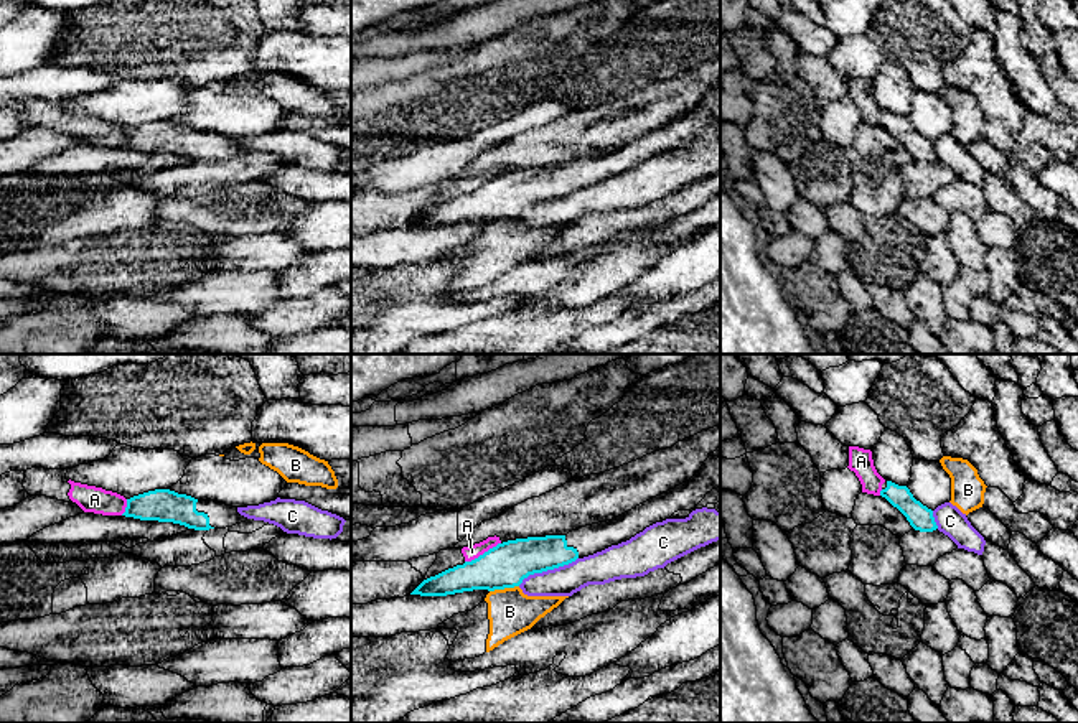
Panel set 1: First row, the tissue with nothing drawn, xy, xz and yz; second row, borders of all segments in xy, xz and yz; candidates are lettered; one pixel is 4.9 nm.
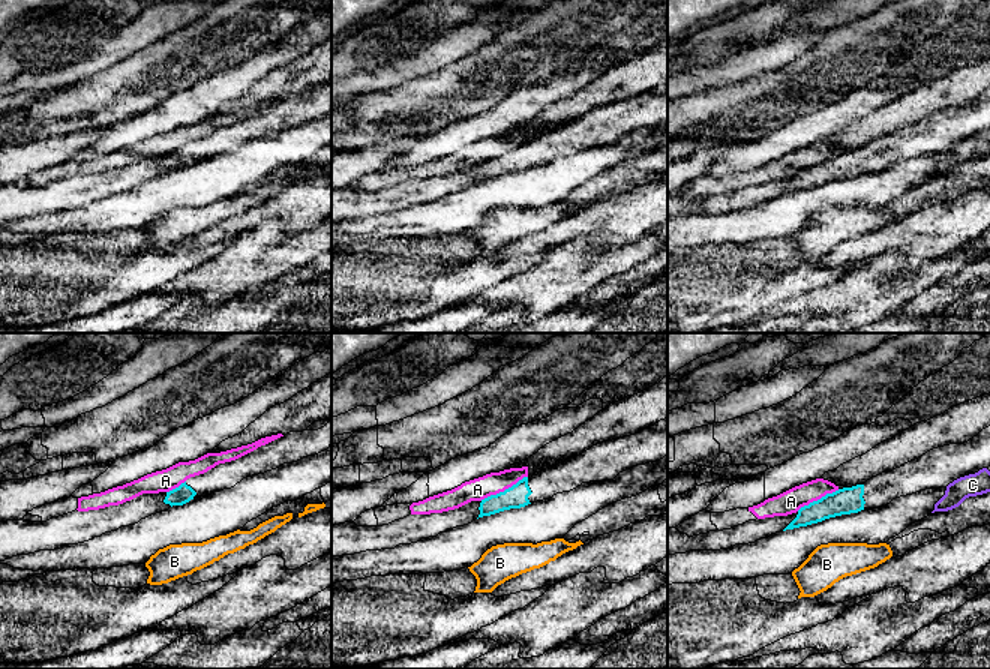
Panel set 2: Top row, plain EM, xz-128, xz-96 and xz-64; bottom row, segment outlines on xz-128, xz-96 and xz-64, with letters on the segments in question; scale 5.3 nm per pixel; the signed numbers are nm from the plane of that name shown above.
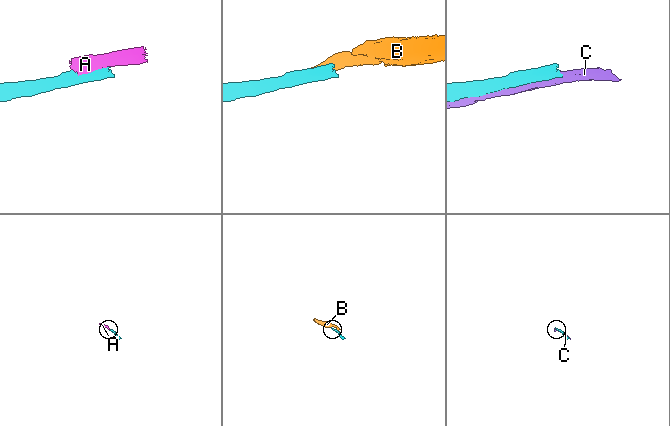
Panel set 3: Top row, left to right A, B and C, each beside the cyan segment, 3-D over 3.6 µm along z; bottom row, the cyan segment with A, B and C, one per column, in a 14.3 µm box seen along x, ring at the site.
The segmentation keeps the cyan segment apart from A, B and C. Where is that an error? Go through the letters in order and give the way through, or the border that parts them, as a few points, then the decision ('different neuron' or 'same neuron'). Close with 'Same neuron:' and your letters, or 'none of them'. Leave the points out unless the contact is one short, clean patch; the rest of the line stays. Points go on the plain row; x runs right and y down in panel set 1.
A: different neuron
B: border xz (518, 216), (490, 223); different neuron
C: different neuron
Same neuron: none of them

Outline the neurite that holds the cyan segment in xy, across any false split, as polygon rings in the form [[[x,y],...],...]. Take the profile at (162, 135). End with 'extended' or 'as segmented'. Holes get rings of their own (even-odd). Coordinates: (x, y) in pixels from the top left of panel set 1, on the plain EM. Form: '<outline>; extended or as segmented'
[[[155,120],[127,130],[125,148],[173,153],[195,161],[226,160],[246,153],[237,138]]]; extended

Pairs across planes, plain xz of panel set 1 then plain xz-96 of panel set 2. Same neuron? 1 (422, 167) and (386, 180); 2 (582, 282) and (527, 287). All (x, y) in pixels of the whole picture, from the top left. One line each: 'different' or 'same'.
1: different
2: different

